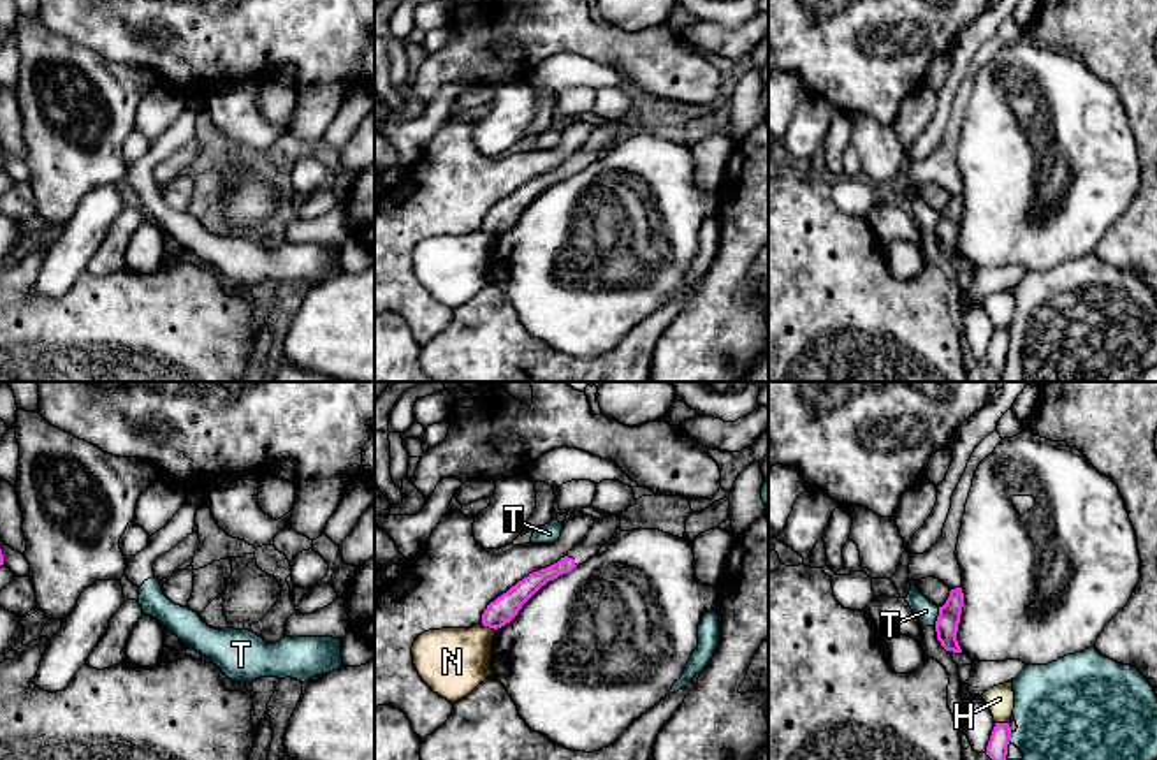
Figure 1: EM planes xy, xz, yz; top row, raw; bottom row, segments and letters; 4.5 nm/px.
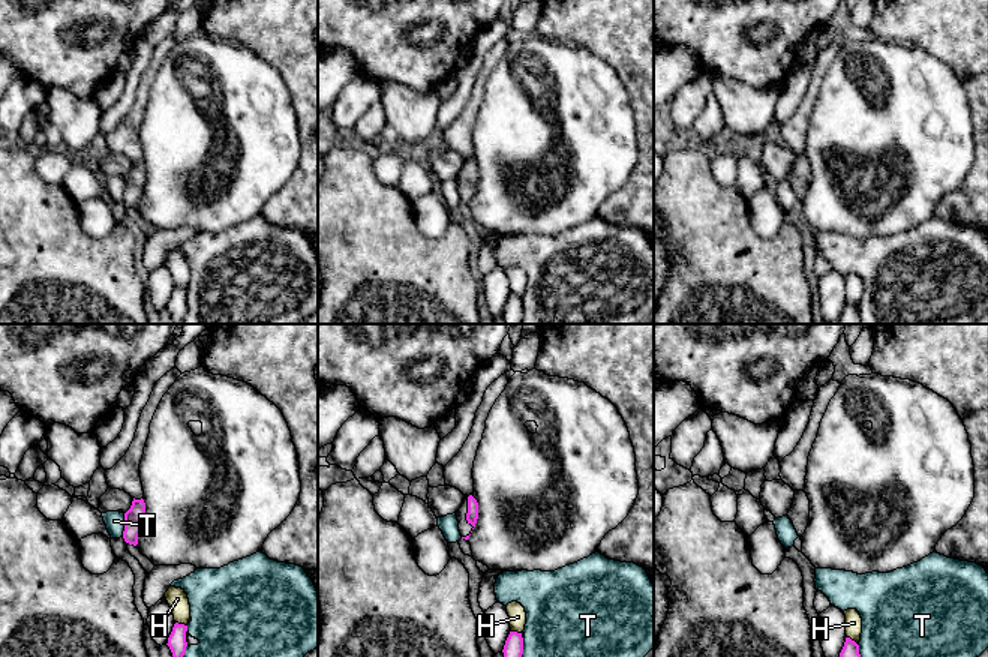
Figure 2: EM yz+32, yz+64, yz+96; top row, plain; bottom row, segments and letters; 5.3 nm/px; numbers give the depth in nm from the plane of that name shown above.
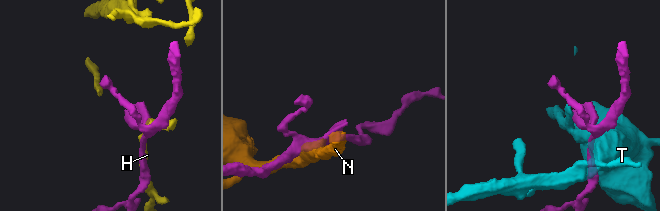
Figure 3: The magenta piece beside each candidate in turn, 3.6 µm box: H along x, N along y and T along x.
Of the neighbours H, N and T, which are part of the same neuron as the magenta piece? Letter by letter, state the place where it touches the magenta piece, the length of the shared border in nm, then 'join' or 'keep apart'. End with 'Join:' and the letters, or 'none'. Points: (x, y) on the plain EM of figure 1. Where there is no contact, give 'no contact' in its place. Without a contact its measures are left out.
H: yz (1003, 329) | 60 nm | keep apart
N: xz (487, 231) | 80 nm | keep apart
T: yz (938, 222) | 90 nm | keep apart
Join: none

